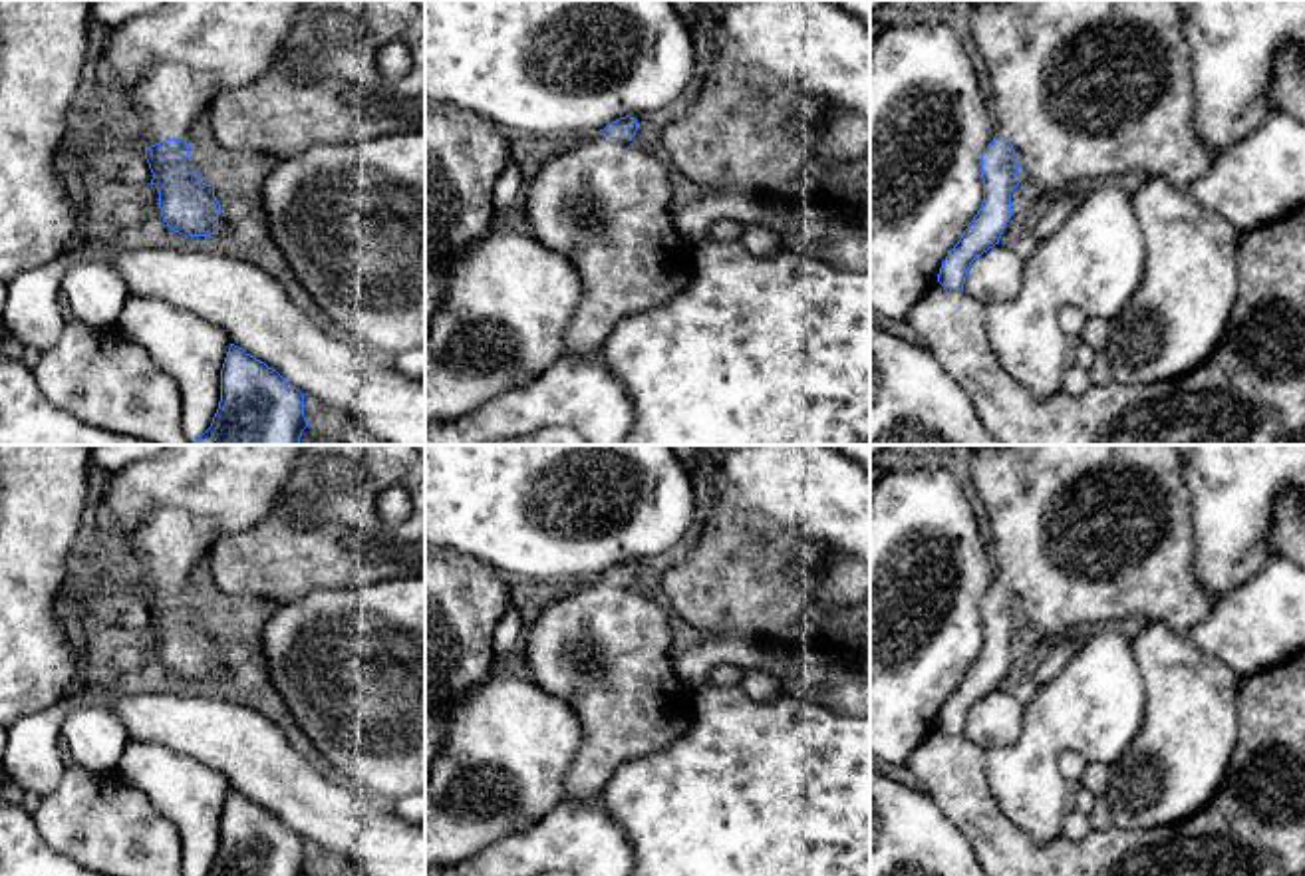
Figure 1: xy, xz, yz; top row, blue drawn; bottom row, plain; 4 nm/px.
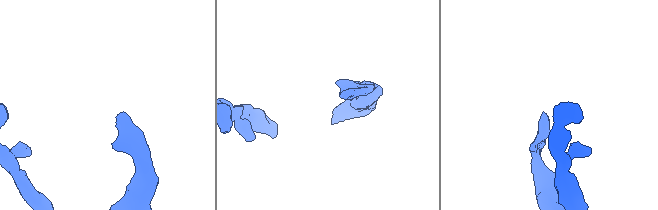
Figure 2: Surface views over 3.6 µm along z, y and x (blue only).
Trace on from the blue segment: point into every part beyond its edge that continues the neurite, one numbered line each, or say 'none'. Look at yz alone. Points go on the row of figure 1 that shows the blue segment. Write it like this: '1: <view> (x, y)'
1: yz (1085, 90)

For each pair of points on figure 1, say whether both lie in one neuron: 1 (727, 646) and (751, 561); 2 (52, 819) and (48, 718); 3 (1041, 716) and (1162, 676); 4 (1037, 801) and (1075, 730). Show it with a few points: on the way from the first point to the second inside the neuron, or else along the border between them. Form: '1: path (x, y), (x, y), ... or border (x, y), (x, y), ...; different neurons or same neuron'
1: border (716, 636), (737, 636), (755, 644); different neurons
2: border (68, 767), (60, 781), (40, 799); different neurons
3: border (1131, 638), (1145, 688), (1141, 728); different neurons
4: path (1037, 783), (1037, 765), (1057, 745); same neuron

